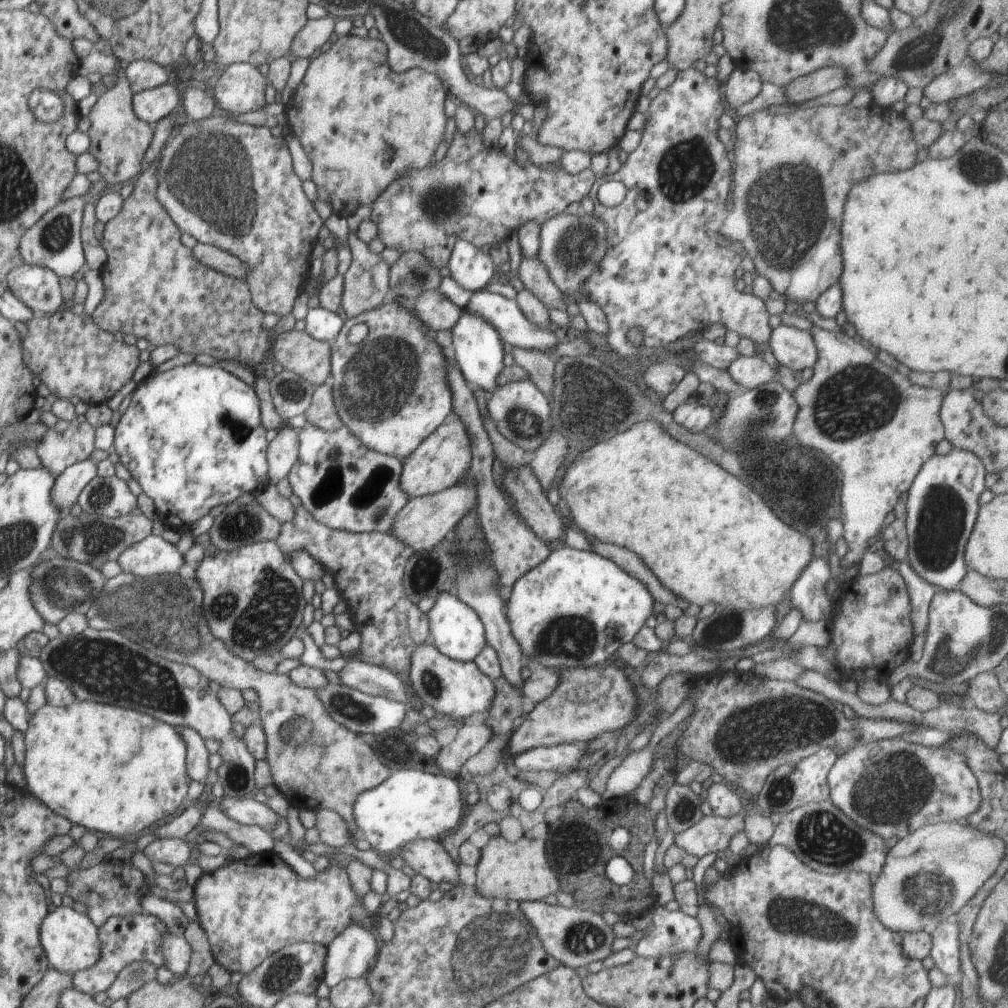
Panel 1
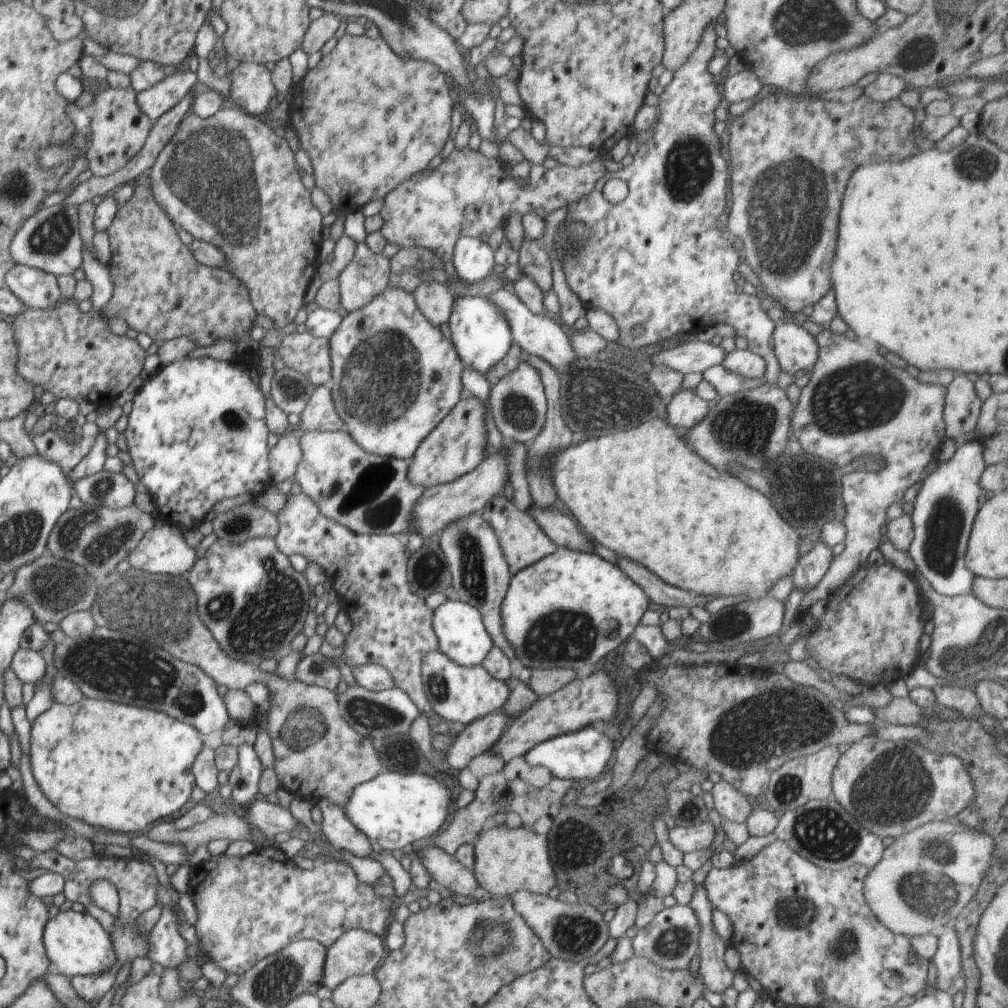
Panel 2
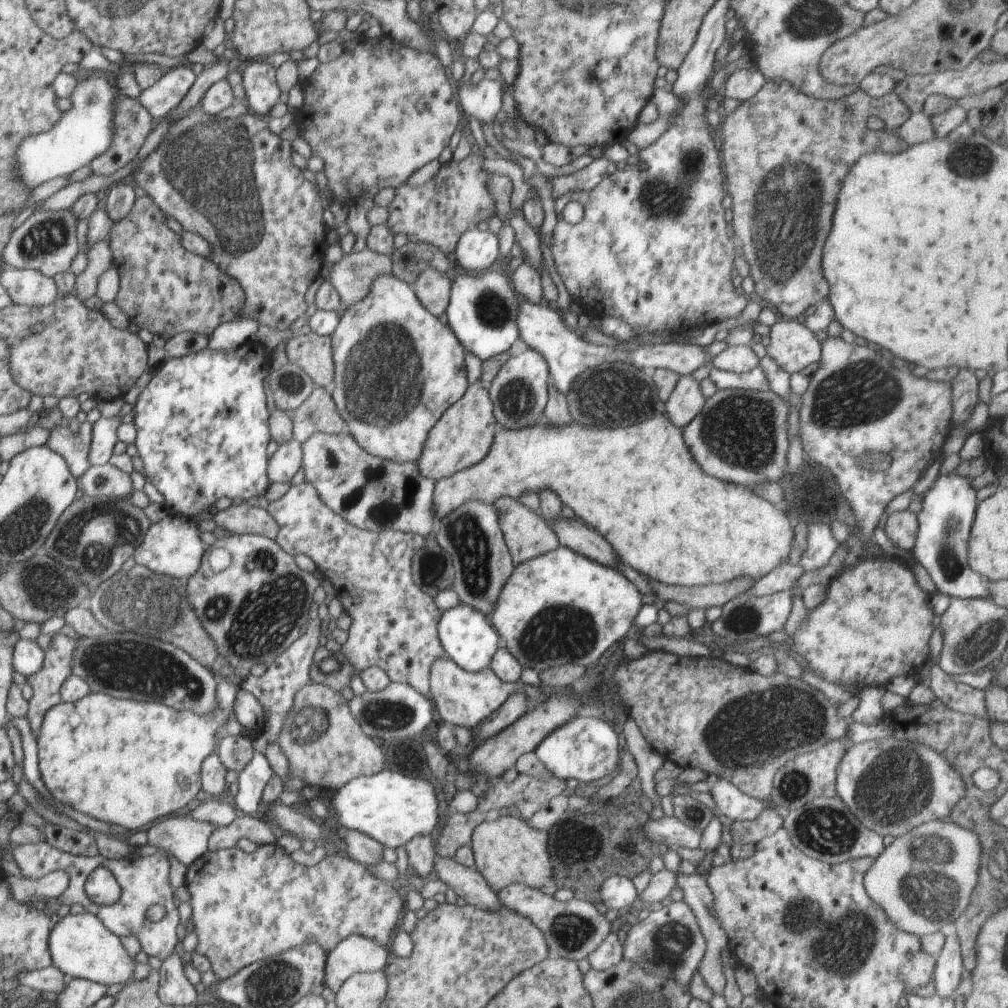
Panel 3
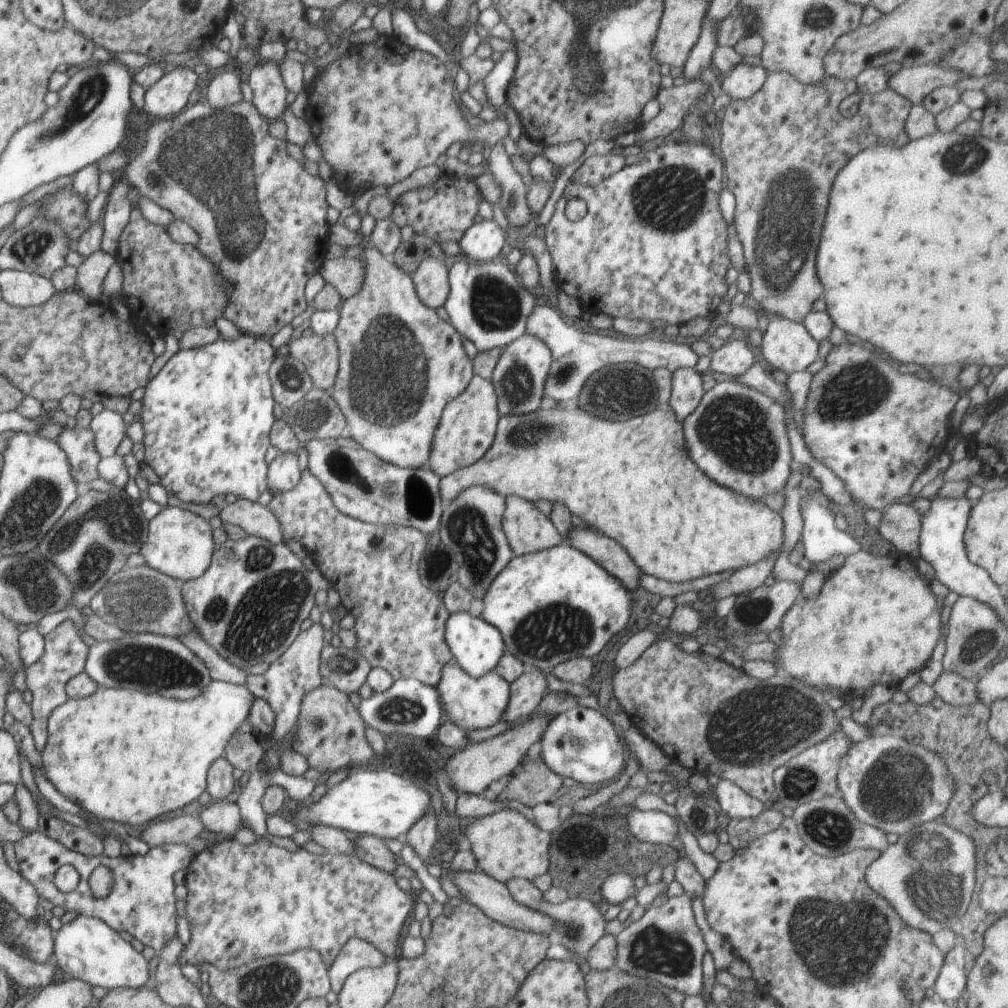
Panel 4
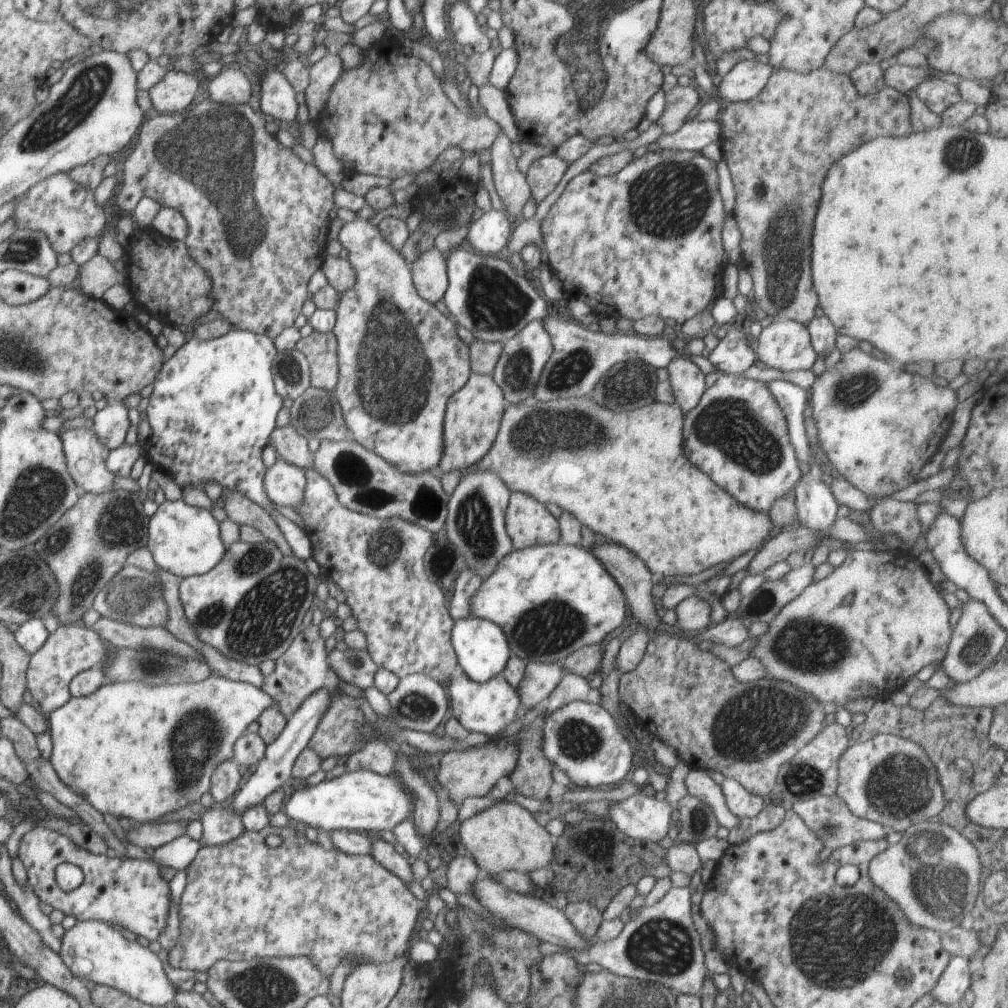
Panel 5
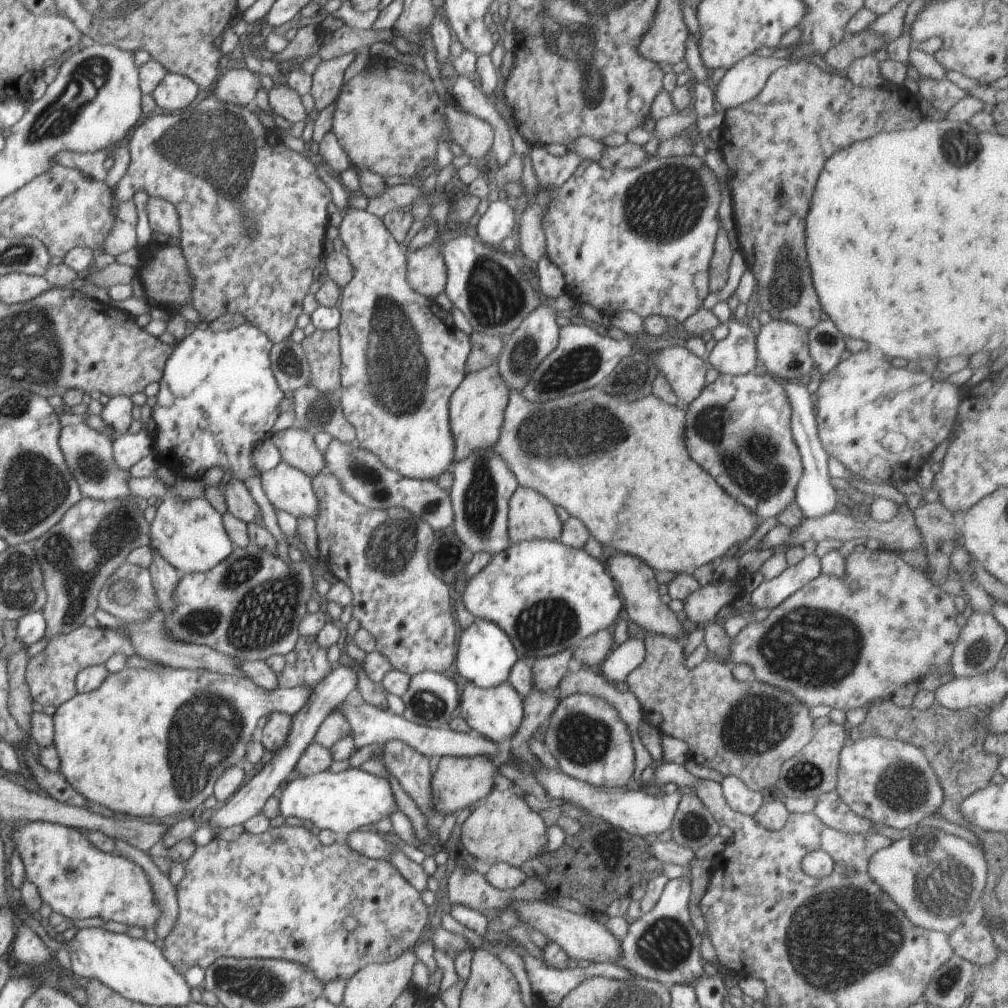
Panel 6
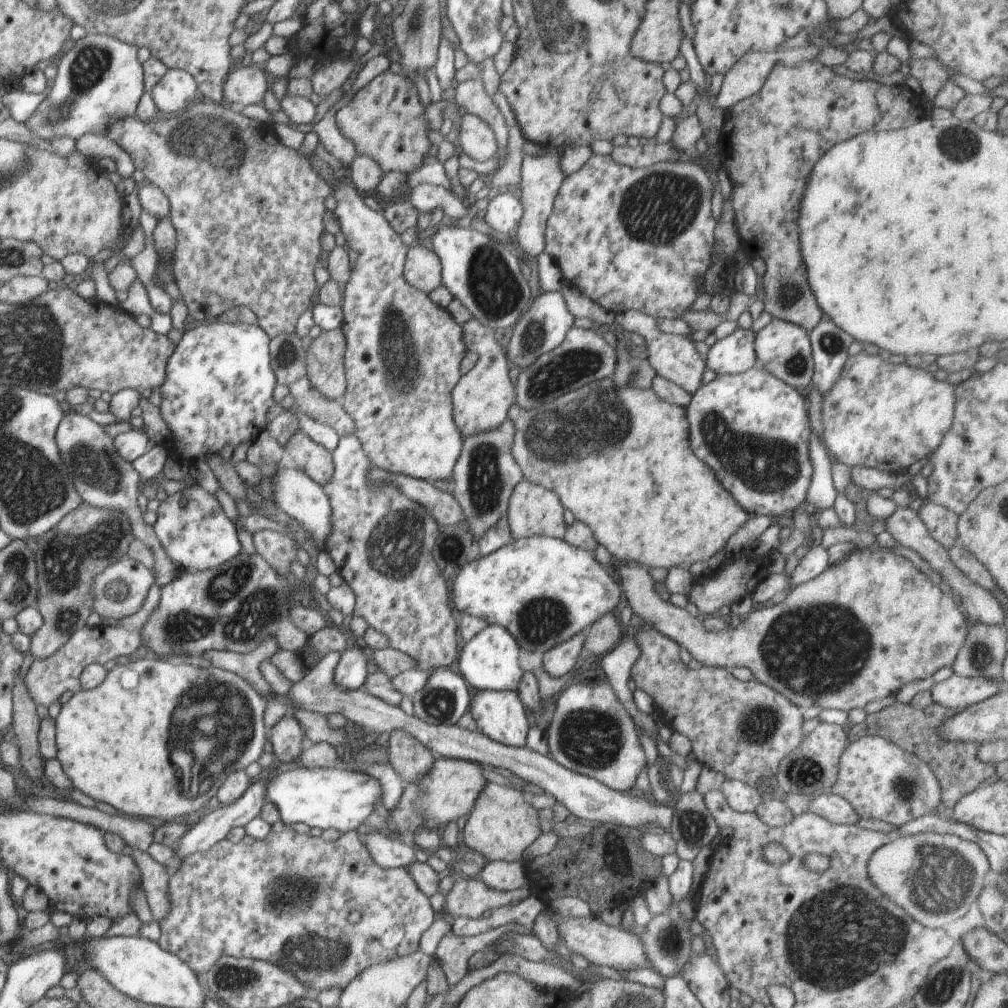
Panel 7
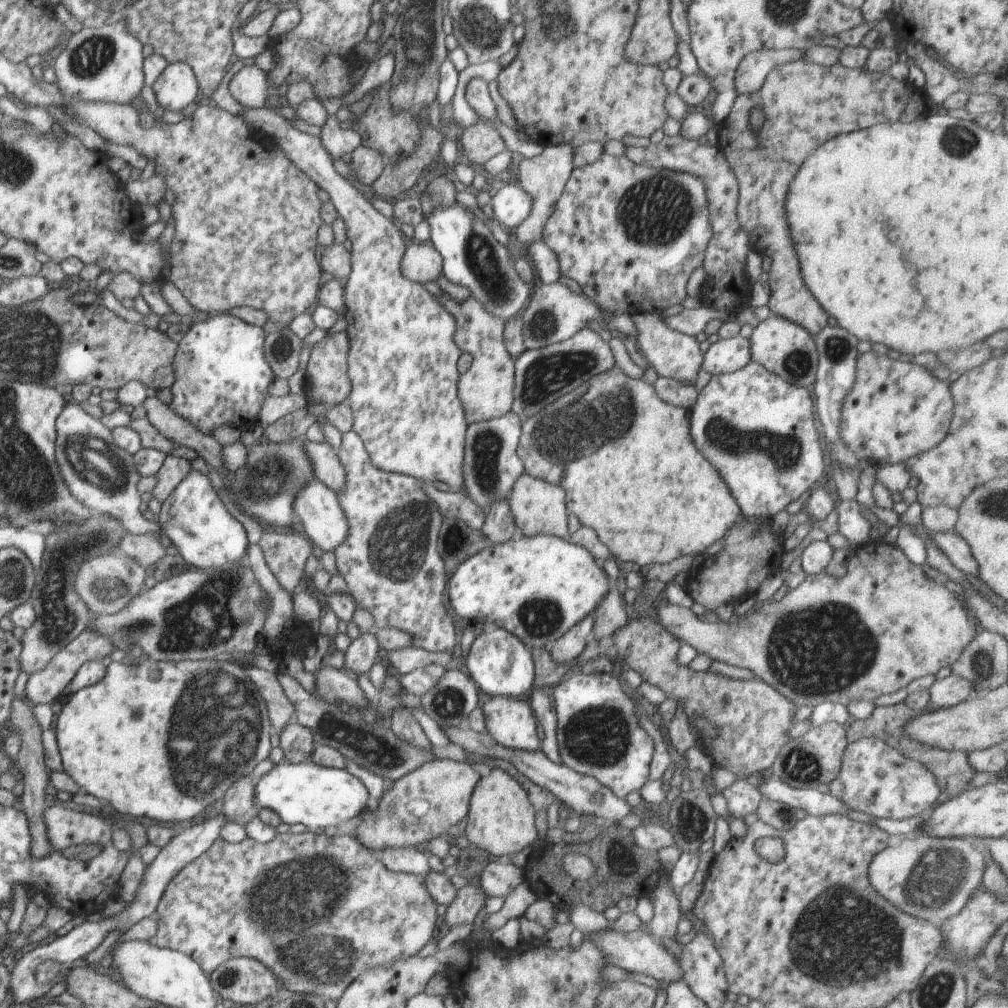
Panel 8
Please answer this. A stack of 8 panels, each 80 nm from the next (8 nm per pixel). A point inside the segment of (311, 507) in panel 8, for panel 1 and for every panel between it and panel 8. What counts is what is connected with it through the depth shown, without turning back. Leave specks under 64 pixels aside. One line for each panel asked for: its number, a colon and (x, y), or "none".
1: (282, 453)
2: (284, 457)
3: (283, 465)
4: (284, 473)
5: (284, 483)
6: (288, 489)
7: (297, 497)

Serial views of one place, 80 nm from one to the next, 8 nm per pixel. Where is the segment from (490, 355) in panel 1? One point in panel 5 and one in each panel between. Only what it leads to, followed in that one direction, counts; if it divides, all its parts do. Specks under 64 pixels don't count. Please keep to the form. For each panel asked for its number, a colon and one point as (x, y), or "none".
2: (482, 337)
3: (483, 307)
4: (487, 303)
5: (485, 295)

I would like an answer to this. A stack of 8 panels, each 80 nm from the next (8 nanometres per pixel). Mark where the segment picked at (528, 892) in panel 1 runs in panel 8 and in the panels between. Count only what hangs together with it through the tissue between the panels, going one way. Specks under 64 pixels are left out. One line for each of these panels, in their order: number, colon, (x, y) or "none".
2: (507, 860)
3: (507, 851)
4: (505, 845)
5: (505, 837)
6: (503, 828)
7: (501, 825)
8: (500, 821)

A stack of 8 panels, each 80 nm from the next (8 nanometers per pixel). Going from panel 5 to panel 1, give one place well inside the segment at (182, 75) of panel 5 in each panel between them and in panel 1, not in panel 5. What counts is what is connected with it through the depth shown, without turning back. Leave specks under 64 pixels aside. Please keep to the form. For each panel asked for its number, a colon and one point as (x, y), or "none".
1: (151, 106)
2: (155, 101)
3: (159, 100)
4: (170, 95)

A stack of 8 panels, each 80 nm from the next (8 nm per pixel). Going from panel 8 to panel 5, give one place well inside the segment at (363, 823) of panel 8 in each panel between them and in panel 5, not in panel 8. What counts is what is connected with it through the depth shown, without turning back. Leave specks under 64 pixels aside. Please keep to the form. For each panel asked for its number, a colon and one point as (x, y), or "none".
5: (471, 772)
6: (458, 783)
7: (449, 790)

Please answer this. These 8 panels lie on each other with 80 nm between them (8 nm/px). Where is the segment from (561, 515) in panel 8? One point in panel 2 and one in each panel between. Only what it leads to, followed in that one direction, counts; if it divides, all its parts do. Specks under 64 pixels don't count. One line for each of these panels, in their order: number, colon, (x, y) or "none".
2: (523, 542)
3: (527, 535)
4: (527, 529)
5: (528, 522)
6: (531, 516)
7: (533, 510)

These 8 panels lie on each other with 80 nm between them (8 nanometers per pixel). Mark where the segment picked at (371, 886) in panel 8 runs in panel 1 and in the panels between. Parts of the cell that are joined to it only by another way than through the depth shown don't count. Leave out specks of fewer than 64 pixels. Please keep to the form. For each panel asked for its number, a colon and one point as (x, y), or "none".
1: (249, 909)
2: (249, 907)
3: (246, 907)
4: (245, 902)
5: (243, 900)
6: (307, 890)
7: (253, 898)

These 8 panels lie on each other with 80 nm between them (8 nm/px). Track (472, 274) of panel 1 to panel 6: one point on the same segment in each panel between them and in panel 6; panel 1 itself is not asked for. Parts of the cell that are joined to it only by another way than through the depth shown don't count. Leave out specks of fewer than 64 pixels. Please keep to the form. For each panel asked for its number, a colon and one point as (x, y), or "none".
2: (473, 259)
3: (477, 250)
4: (483, 242)
5: (490, 233)
6: (497, 223)

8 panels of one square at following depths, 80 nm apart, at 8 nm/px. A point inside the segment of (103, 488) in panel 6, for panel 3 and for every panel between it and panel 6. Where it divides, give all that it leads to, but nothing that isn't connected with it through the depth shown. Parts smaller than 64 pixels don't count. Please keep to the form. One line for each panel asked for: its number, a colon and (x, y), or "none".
3: (75, 450)
4: (80, 448)
5: (86, 456)

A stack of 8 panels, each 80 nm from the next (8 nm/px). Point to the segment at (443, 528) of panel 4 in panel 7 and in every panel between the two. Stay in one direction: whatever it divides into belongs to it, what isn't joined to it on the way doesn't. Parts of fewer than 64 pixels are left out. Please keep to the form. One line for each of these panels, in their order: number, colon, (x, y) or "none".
5: (476, 523)
6: (483, 484)
7: (485, 474)

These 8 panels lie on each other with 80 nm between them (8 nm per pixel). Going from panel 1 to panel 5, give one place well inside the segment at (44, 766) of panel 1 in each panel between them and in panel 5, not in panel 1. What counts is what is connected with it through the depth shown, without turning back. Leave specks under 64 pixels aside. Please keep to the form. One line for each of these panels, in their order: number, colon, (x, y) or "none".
2: (113, 766)
3: (128, 763)
4: (126, 756)
5: (119, 748)

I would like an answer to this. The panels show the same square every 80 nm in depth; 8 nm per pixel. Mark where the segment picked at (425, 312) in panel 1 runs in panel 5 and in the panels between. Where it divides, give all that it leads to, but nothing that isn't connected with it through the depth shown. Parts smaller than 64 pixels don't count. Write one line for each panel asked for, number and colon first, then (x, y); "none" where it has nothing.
2: (434, 299)
3: (432, 287)
4: (431, 282)
5: (429, 271)

